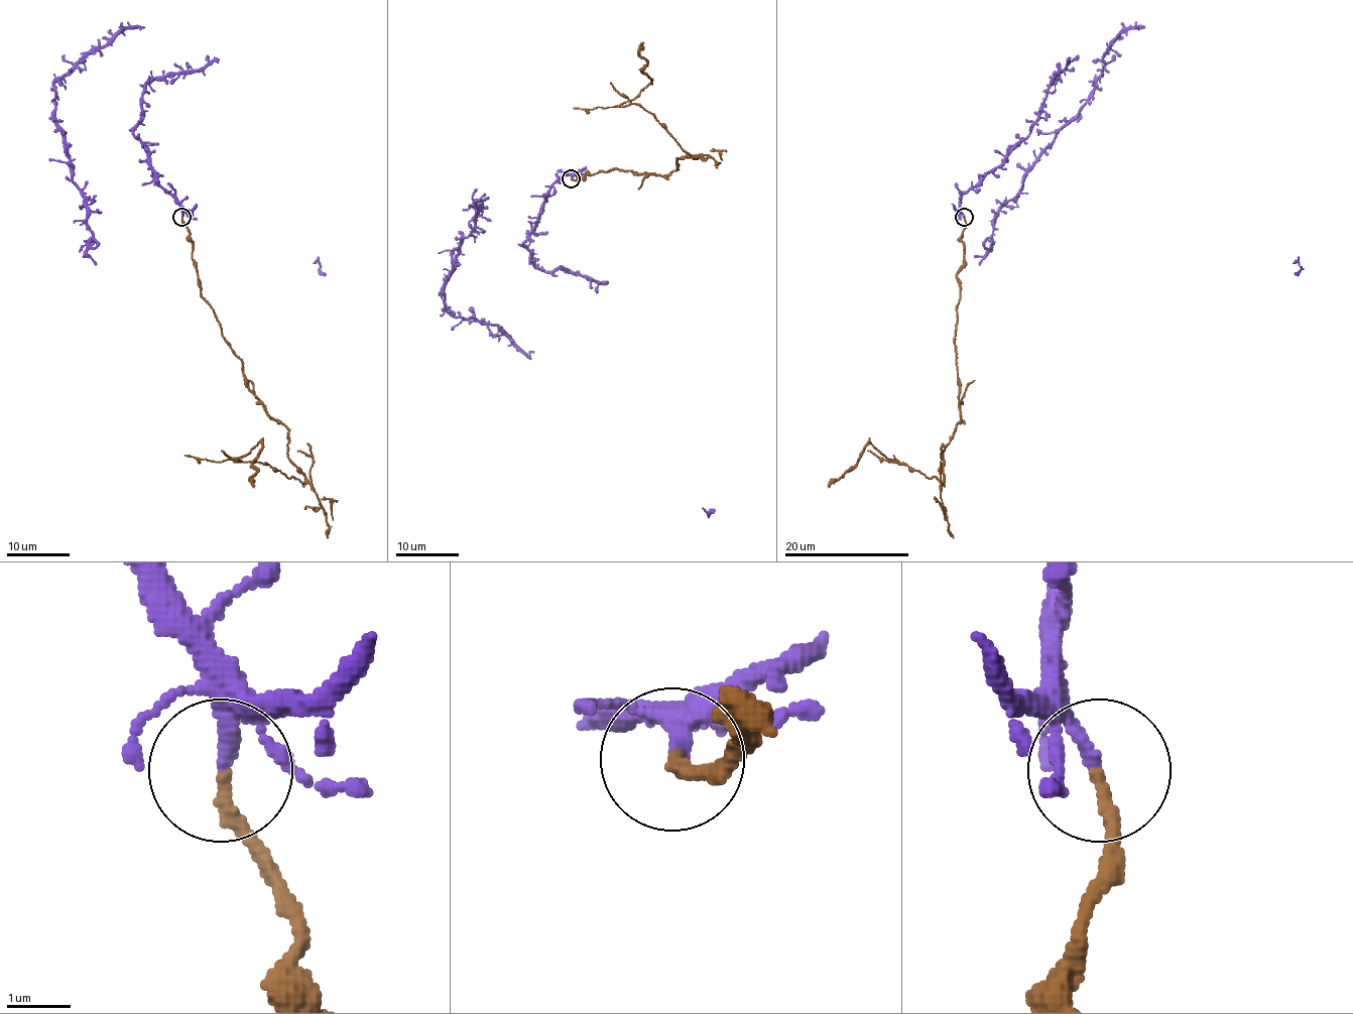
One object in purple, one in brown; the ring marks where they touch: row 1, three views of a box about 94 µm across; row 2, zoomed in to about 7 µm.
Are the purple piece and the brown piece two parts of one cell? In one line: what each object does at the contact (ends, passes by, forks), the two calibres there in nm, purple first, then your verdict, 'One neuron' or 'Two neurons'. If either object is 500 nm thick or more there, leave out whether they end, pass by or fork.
At the ring purple ends. At the ring brown ends. Thickness 220 nm (purple) against 200 nm. Two neurons

